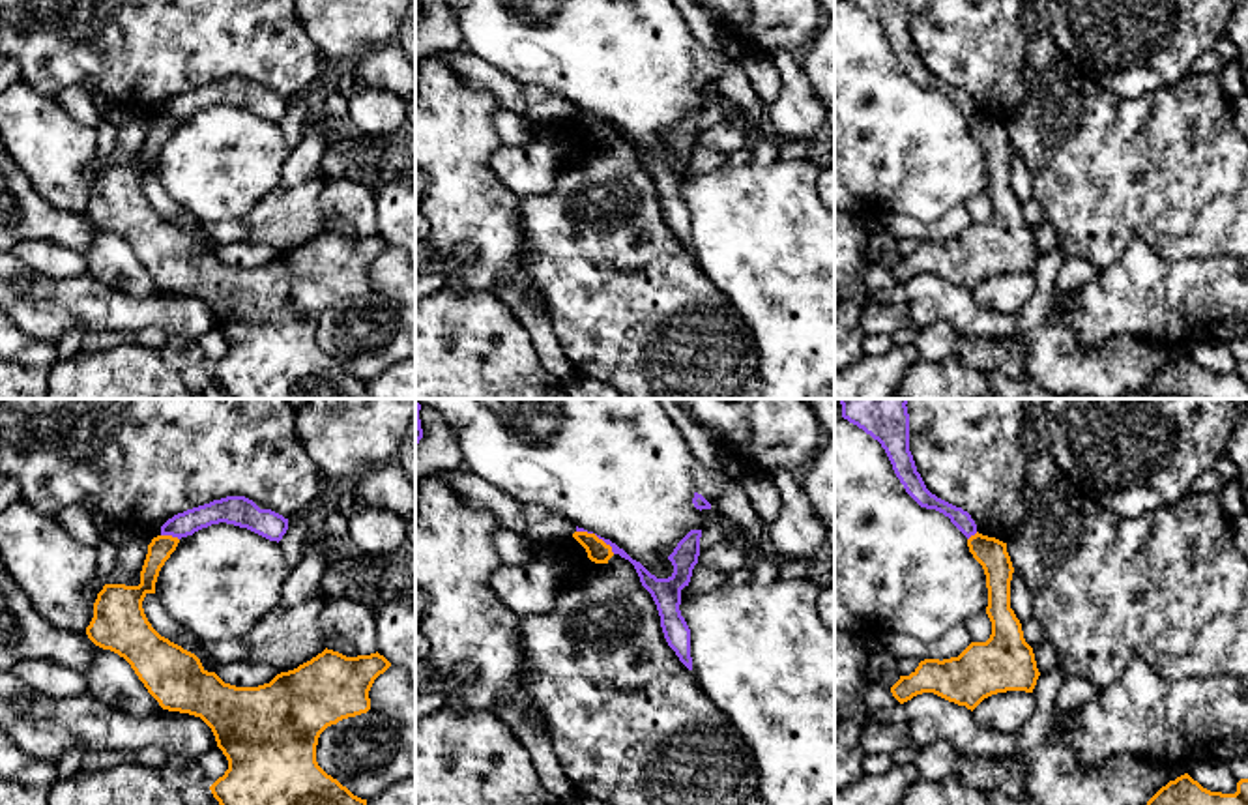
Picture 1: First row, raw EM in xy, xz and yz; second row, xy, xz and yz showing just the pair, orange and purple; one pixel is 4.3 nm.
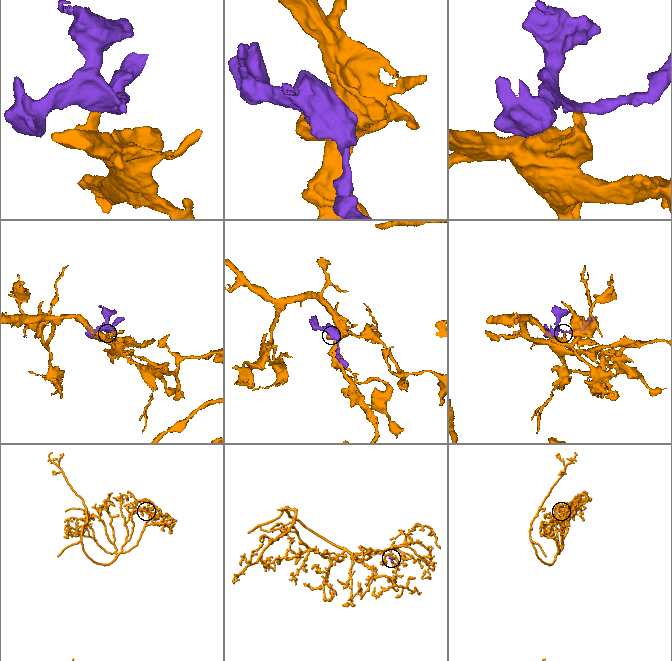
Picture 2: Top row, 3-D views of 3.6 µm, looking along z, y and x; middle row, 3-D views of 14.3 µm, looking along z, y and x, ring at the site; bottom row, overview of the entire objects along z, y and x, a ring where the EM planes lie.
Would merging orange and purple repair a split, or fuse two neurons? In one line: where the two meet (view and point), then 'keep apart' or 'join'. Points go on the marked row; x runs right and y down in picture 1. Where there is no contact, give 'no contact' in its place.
contact xz (595, 536); keep apart

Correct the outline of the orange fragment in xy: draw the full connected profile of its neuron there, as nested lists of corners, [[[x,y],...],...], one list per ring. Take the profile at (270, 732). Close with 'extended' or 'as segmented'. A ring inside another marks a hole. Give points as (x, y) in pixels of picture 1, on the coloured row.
[[[172,535],[152,539],[138,586],[103,586],[86,627],[88,638],[123,657],[163,710],[200,717],[211,728],[228,760],[225,775],[210,786],[219,805],[367,805],[367,799],[354,796],[318,766],[316,745],[327,726],[370,710],[369,691],[391,663],[378,651],[346,657],[326,648],[297,668],[277,674],[269,683],[225,683],[215,672],[208,672],[195,653],[161,637],[144,614],[142,601],[155,593],[159,571],[178,543]]]; as segmented

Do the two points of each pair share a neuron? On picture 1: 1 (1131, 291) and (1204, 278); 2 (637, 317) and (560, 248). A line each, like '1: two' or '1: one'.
1: one
2: one

